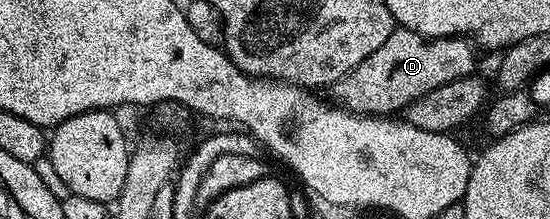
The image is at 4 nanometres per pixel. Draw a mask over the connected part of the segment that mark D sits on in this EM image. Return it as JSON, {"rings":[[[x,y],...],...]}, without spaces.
{"rings":[[[394,26],[391,37],[387,37],[371,57],[359,61],[351,73],[332,83],[332,102],[357,115],[389,117],[404,112],[405,107],[423,97],[423,93],[431,93],[431,89],[439,89],[439,85],[447,85],[447,81],[474,74],[478,70],[476,53],[474,44],[465,37],[428,39],[406,27]]]}

